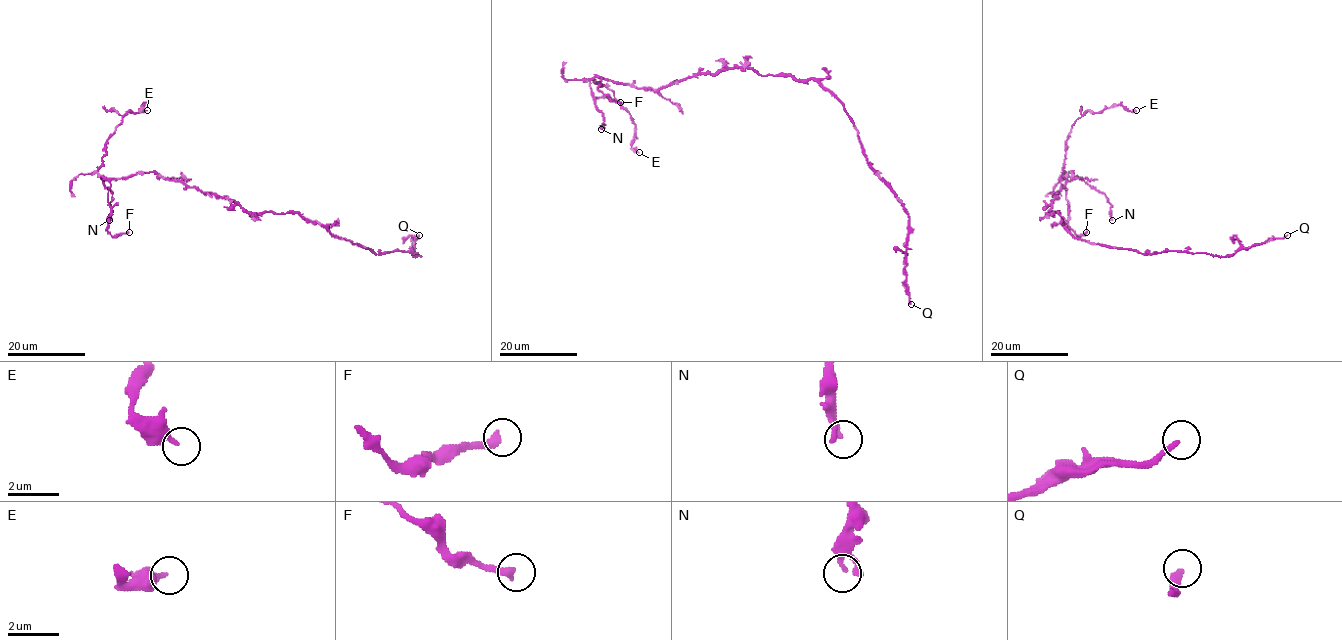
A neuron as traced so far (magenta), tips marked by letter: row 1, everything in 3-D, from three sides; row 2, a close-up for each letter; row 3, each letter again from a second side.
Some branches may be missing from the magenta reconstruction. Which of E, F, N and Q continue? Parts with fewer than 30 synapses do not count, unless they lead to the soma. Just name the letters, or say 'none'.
Q

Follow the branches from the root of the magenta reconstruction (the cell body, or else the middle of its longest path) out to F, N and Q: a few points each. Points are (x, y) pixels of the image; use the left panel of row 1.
F: (265, 212), (248, 212), (225, 198), (139, 172), (113, 179), (108, 191), (106, 230), (112, 236), (129, 232)
N: (265, 212), (248, 212), (225, 198), (153, 172), (139, 172), (124, 178), (98, 176), (112, 194), (109, 220)
Q: (265, 212), (300, 213), (375, 254), (407, 251), (417, 253), (415, 256), (413, 245), (419, 235)

